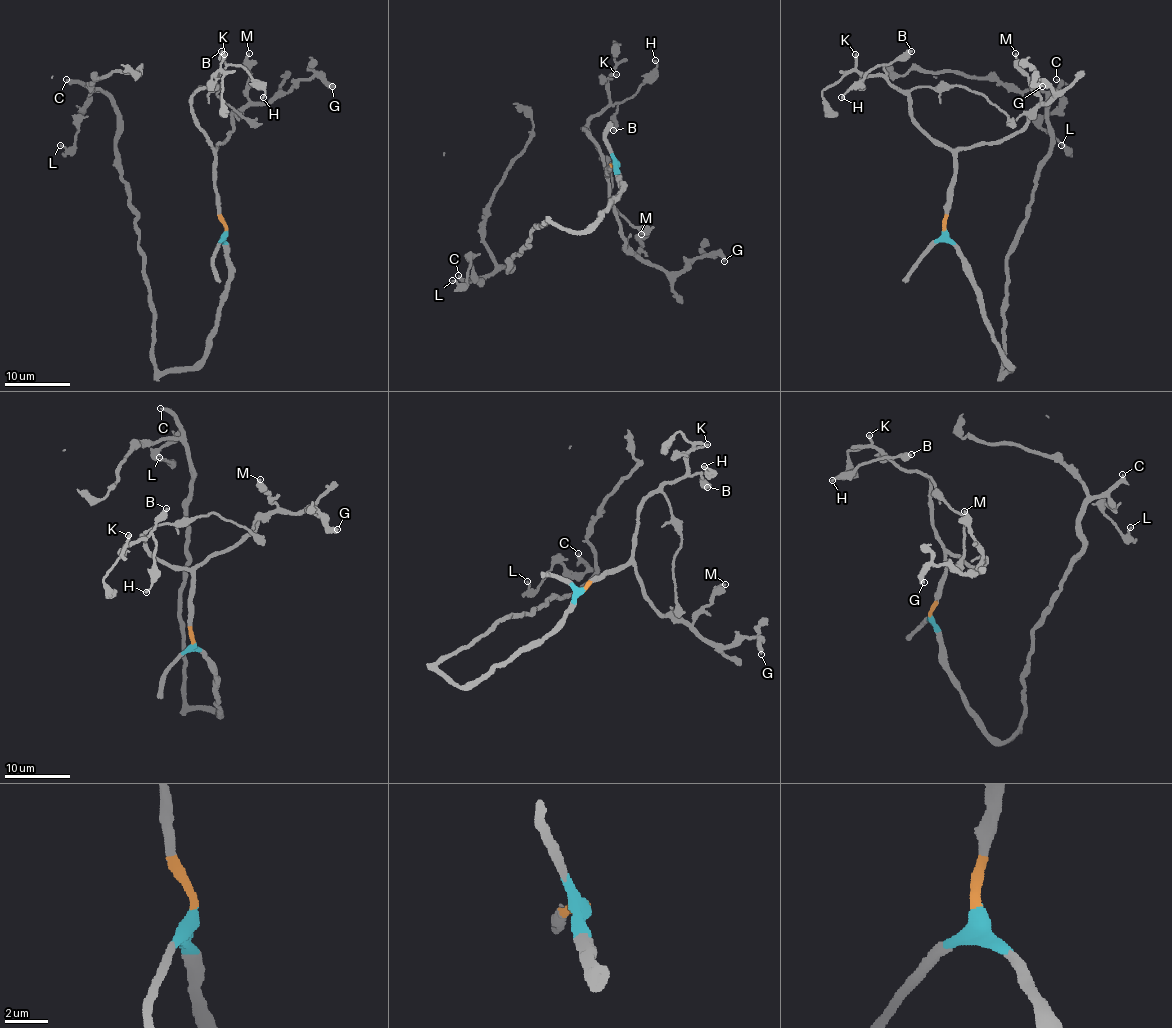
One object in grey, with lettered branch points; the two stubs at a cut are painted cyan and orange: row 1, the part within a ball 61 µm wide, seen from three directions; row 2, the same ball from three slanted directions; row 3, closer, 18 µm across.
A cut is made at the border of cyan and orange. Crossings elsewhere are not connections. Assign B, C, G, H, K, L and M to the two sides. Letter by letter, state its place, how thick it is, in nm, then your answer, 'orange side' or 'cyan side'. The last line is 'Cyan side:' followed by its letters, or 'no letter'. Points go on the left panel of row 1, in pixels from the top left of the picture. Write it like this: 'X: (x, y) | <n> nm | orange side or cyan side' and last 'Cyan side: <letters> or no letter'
B: (221, 51) | 420 nm | orange side
C: (66, 79) | 280 nm | cyan side
G: (332, 86) | 400 nm | orange side
H: (263, 97) | 160 nm | orange side
K: (224, 54) | 260 nm | orange side
L: (60, 145) | 140 nm | cyan side
M: (249, 53) | 180 nm | orange side
Cyan side: C, L

